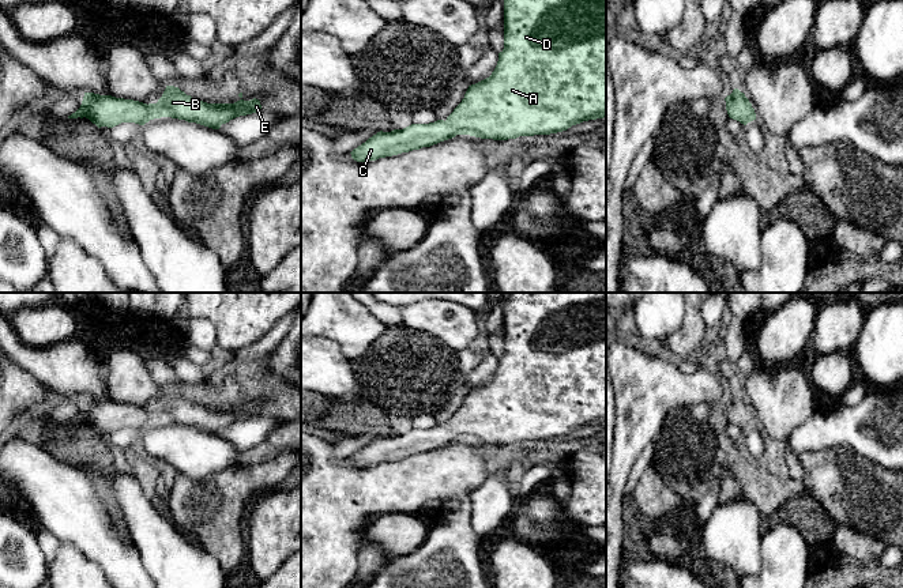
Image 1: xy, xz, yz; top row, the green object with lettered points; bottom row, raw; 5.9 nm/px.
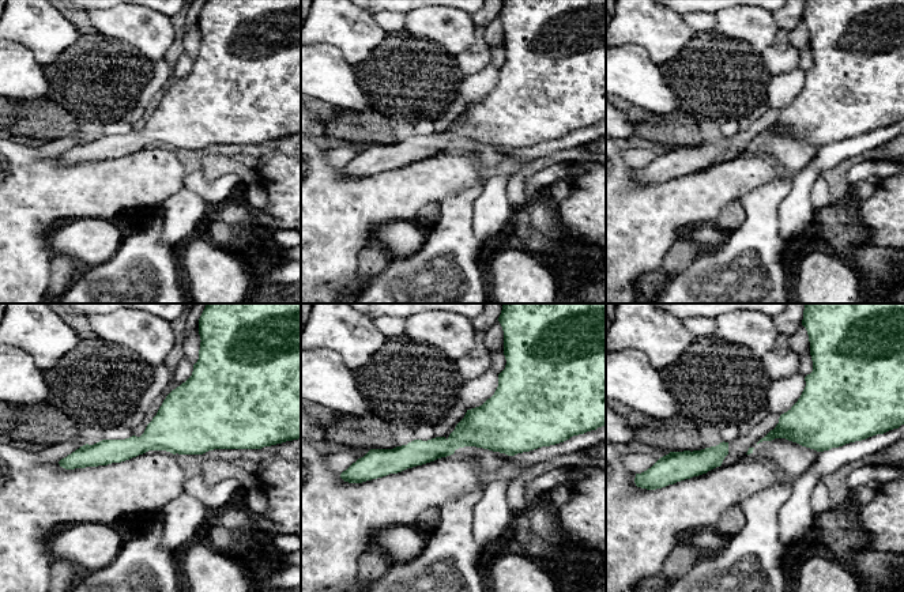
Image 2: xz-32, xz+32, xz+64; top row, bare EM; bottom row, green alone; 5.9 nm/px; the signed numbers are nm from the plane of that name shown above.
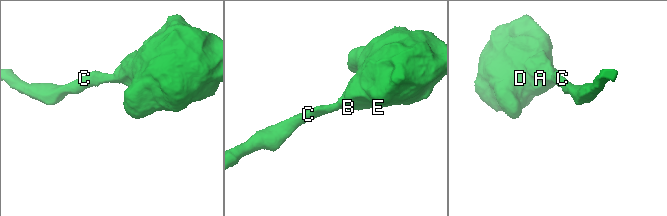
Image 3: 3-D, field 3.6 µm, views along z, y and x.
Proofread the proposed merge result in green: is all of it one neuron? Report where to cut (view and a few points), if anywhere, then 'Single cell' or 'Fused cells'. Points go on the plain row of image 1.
No split. Single cell

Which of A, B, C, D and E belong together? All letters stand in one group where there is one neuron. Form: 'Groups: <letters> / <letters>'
Groups: A B C D E

